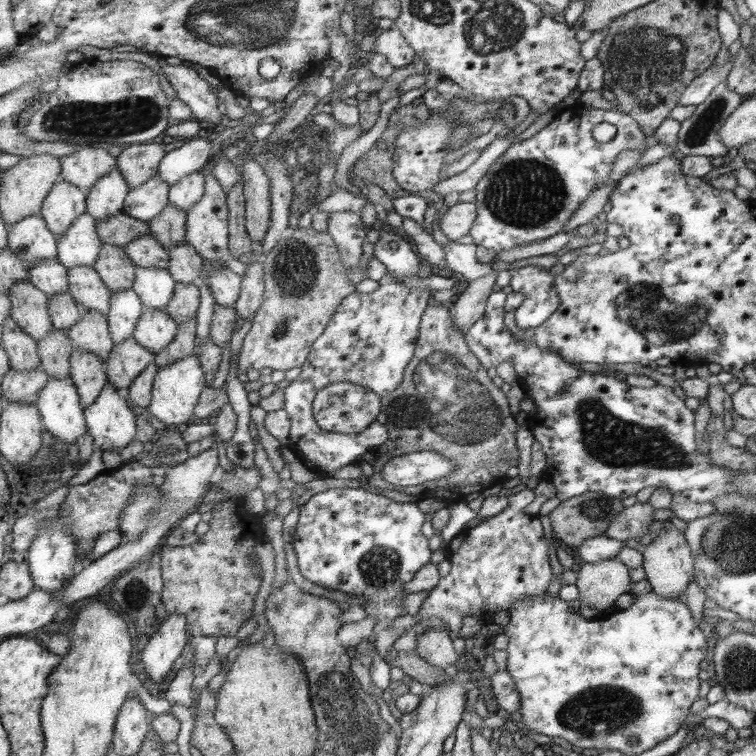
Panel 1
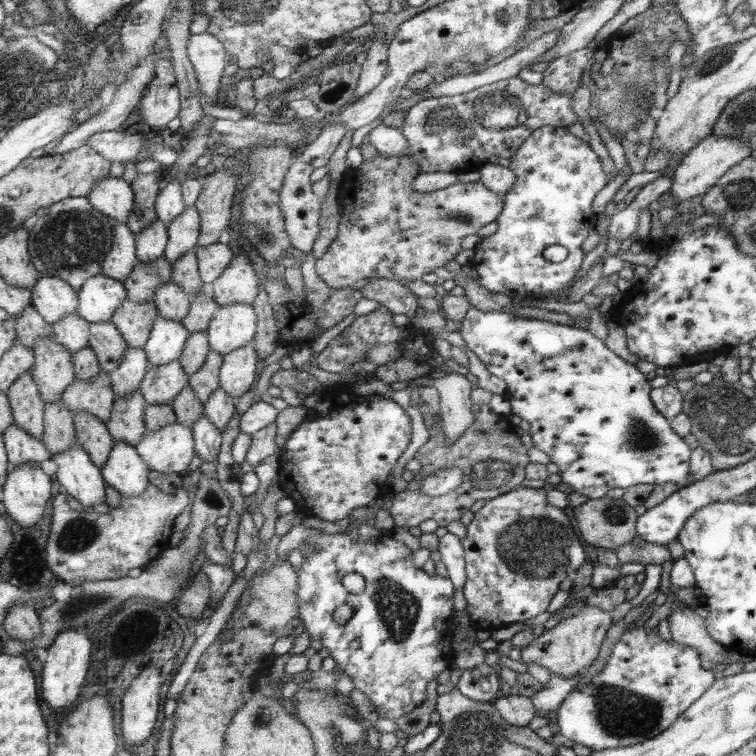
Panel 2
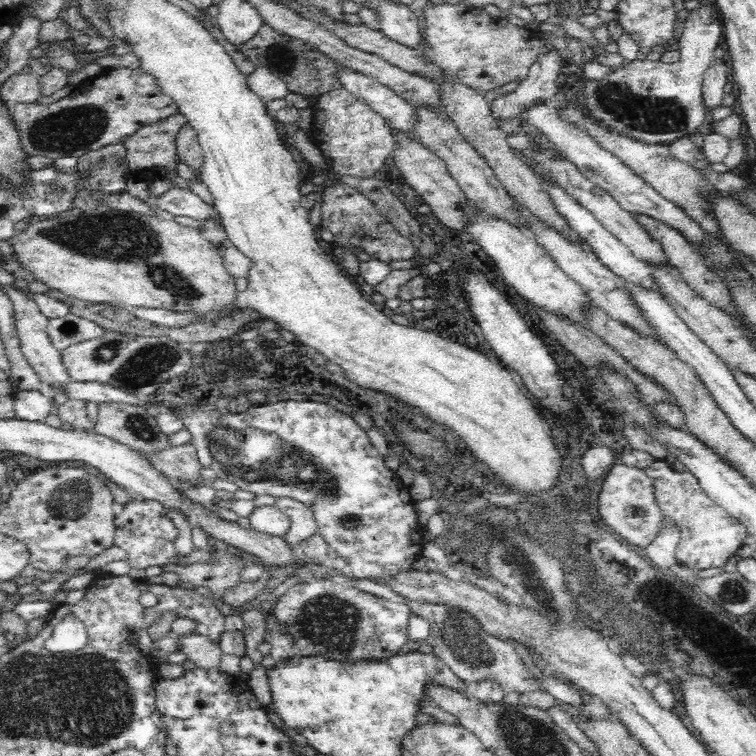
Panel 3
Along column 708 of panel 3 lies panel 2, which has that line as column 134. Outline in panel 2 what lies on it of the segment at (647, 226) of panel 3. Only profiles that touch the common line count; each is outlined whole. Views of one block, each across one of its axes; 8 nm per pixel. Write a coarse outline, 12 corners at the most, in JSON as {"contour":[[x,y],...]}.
{"contour":[[163,256],[139,262],[123,282],[130,301],[154,302],[173,279]]}

